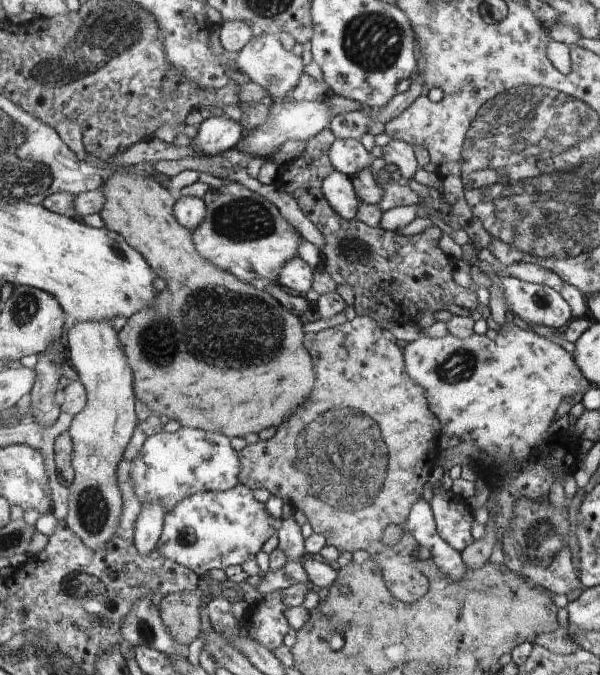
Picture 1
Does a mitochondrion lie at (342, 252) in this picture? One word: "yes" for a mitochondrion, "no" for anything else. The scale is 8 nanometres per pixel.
yes

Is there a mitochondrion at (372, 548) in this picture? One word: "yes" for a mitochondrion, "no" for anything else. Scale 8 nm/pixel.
no

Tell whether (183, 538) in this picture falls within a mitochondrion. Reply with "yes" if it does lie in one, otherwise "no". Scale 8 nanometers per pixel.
no

